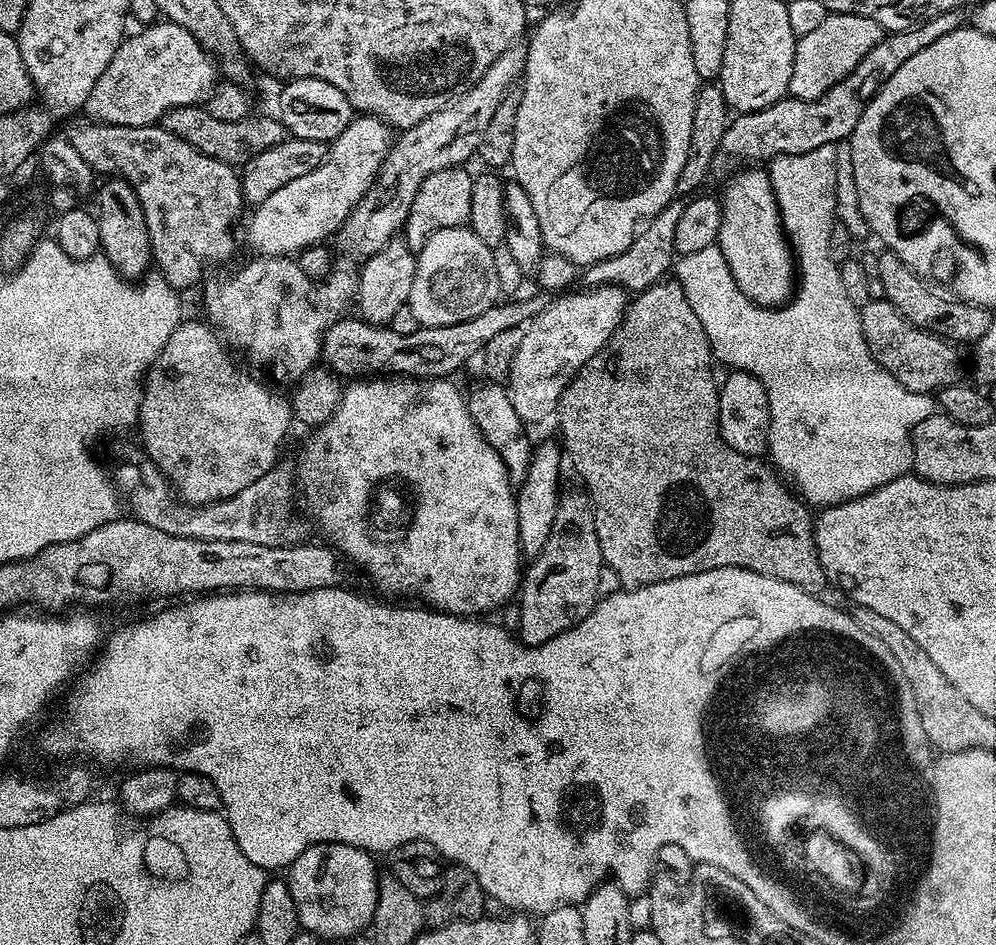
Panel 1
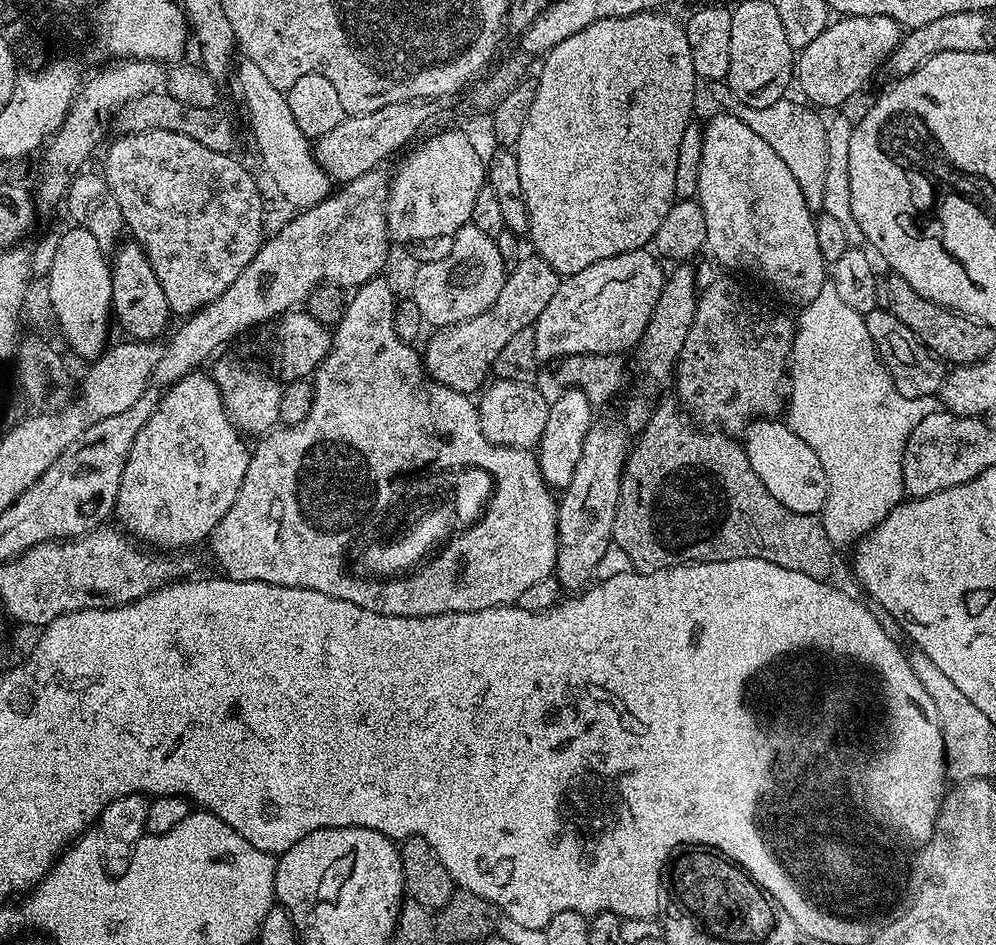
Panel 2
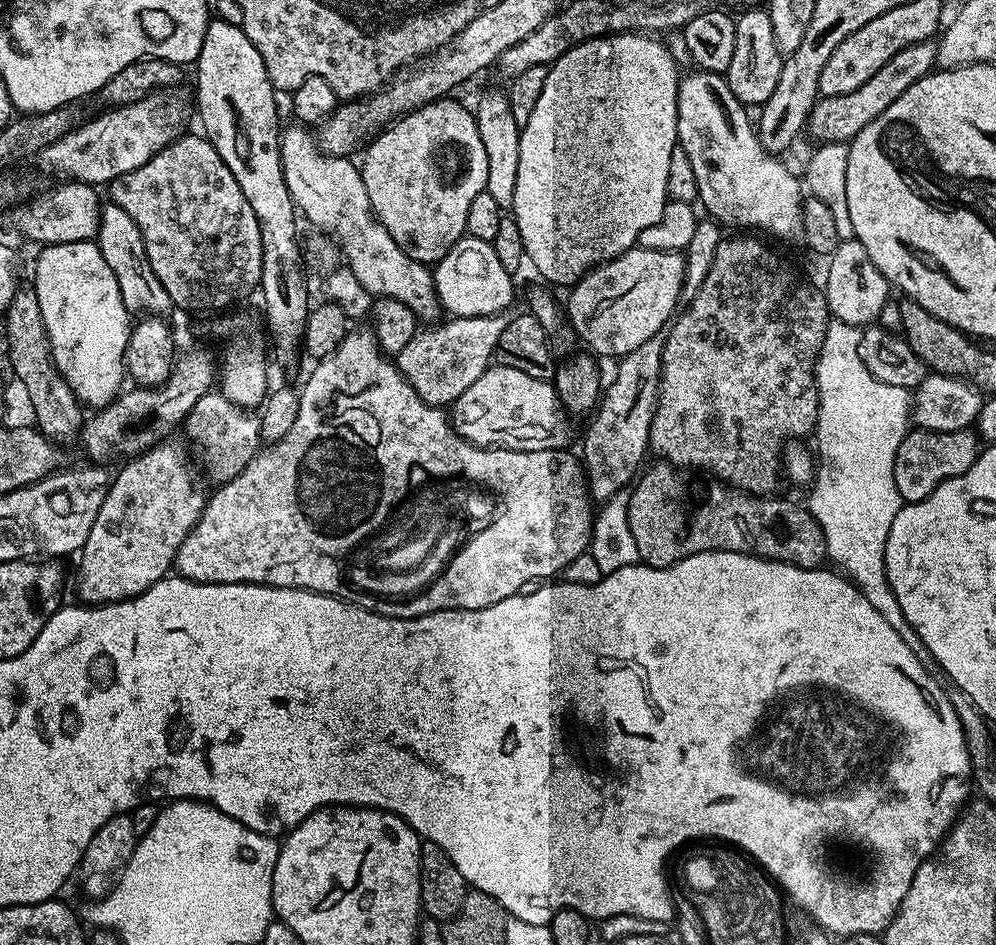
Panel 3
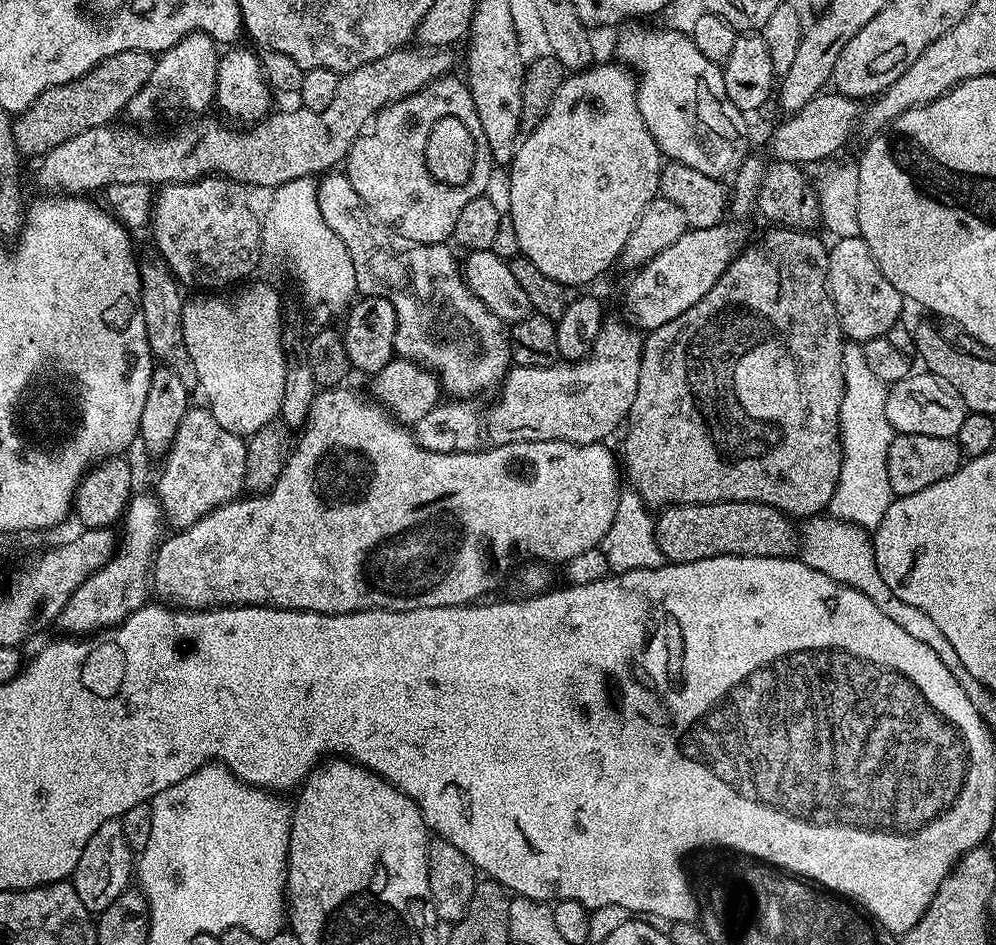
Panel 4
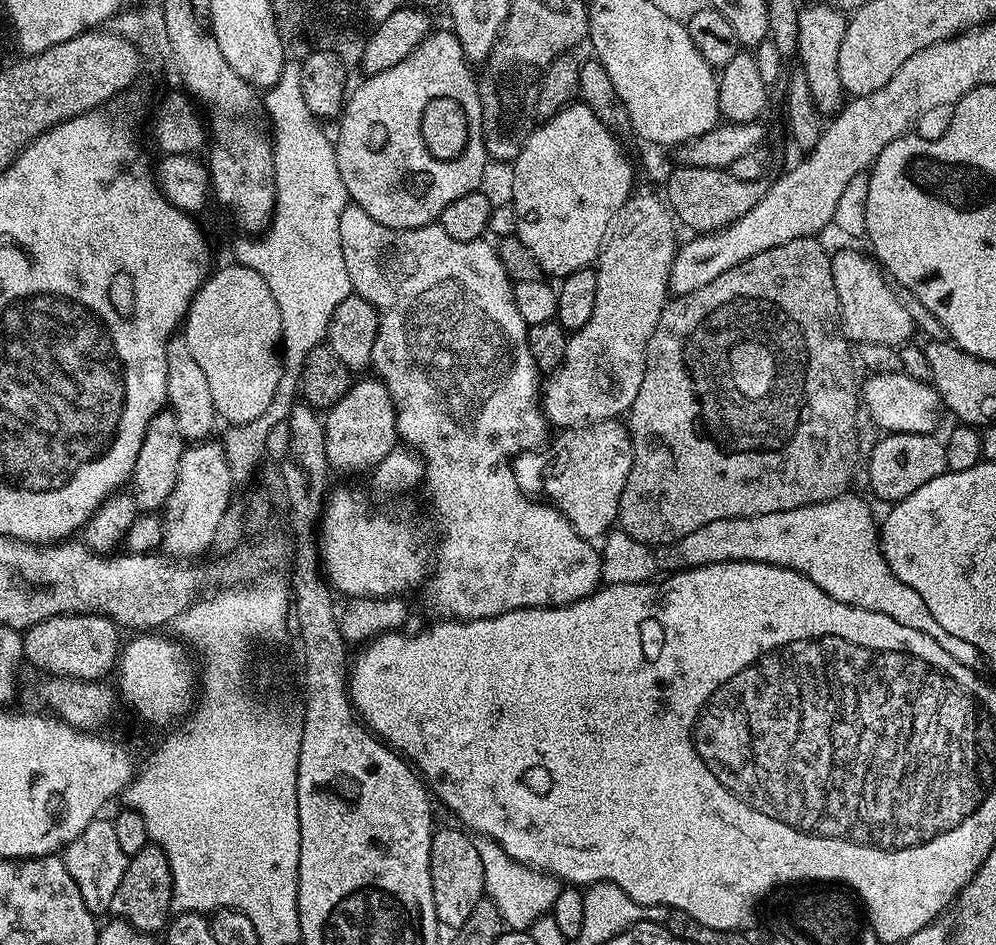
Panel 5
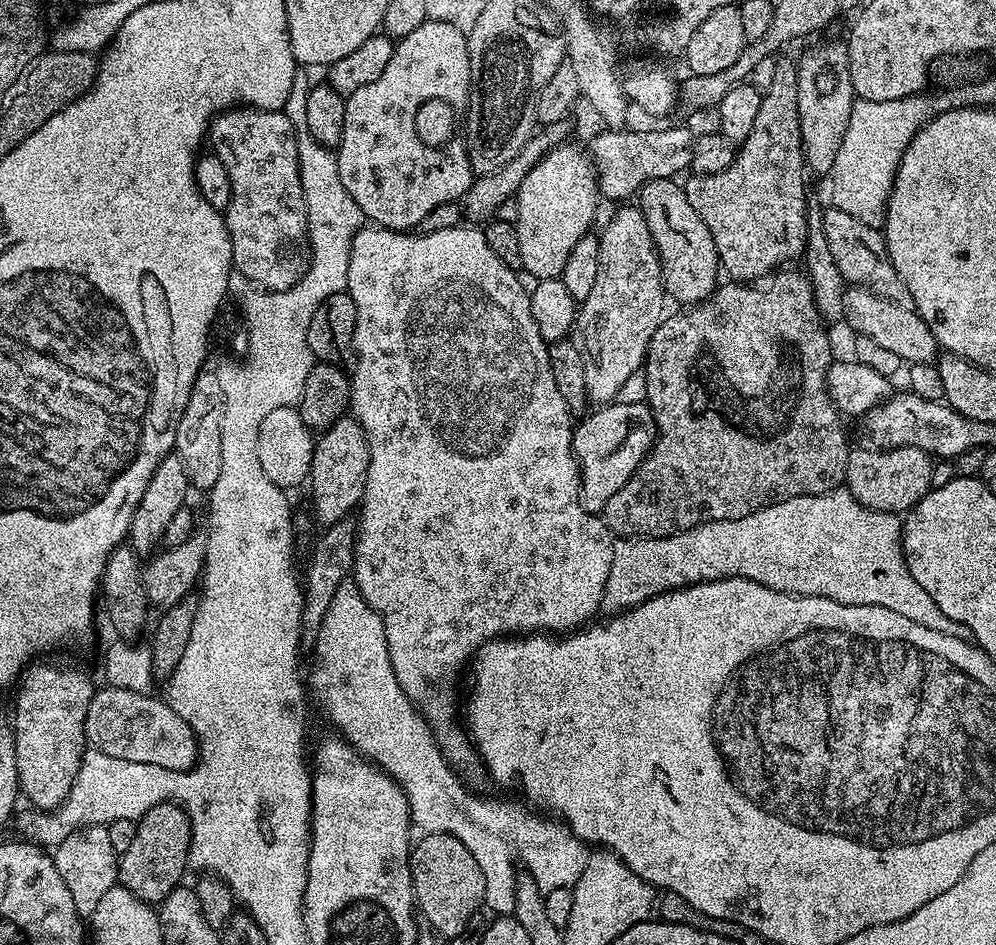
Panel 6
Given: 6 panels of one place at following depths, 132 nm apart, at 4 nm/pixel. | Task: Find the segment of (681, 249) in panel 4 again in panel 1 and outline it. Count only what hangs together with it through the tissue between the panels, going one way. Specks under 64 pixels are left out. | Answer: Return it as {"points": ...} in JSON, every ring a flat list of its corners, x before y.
{"points":[[615,284,576,291,565,291,557,295,560,297,553,304,552,301,545,303,542,311,528,321,522,346,518,346,518,354,514,354,506,391,525,425,536,424,559,409,560,396,566,386,583,364,604,351,630,304,629,293]]}

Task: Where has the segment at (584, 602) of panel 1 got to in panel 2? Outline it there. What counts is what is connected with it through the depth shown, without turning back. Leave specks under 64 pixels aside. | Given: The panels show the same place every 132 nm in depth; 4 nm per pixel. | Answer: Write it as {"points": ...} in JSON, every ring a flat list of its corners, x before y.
{"points":[[593,423,586,434,586,442,582,442,582,458,574,469,574,478,570,478,570,486,562,490,556,510,558,550,554,576,555,579,560,579,562,587,572,588,568,590,589,587,595,567,612,544,620,479,629,451,630,436,628,440,628,432,620,424]]}

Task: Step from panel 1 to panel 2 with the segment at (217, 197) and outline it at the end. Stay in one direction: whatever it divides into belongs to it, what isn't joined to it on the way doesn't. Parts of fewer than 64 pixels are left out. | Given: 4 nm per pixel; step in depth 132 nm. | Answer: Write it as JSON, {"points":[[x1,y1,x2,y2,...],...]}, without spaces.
{"points":[[146,130,142,134,117,135,115,139,112,145,111,143,107,145,108,157,105,158,104,169,102,169,104,180,109,184,110,191,118,201,119,209,122,210,125,229,130,233,131,239,142,246,146,258,150,258,150,266,154,266,154,274,158,274,158,283,162,285,162,290,166,294,166,302,177,317,187,317,217,300,232,285,234,278,238,278,238,274,242,274,242,270,250,266,254,254,258,254,260,245,266,239,264,200,260,197,260,188,256,185,255,178,235,160,237,158,235,155,209,150,207,146,202,146,202,142,194,142,194,138,186,138,186,134,170,134,170,130]]}

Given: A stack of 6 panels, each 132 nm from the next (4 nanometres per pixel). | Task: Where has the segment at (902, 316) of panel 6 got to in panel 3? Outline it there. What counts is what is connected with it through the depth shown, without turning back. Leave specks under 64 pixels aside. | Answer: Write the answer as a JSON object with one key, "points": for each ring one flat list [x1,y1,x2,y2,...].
{"points":[[855,238,841,240,838,250,827,261,828,277,822,283,824,297,828,299,829,313,835,319,857,326,871,326,880,319,882,306,890,298,890,285,887,278,870,262,870,254,866,254,866,246]]}

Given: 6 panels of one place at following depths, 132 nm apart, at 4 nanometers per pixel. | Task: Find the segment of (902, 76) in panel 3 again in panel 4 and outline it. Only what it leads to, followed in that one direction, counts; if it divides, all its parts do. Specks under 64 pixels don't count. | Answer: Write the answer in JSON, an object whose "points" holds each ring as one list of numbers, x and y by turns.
{"points":[[825,90,820,95,810,98,810,102,806,102,806,106,802,106,802,110,791,113,784,121,777,126,772,132,772,137,768,140,768,148,772,151,770,154,772,160,781,160,782,162,790,162,801,166,809,166,815,160,824,160,827,156,832,156,844,142,851,136,855,130,856,124,861,123,862,108,859,108,857,101,850,96,842,96,835,90]]}

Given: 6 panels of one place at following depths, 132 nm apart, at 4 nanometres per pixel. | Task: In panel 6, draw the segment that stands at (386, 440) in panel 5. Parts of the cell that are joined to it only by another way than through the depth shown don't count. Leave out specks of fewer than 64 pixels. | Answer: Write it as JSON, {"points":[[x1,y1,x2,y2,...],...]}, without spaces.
{"points":[[344,415,334,426,322,433,313,446,310,475,312,484,312,512,320,526,347,520,357,511,364,497,366,470,370,466,370,450,362,426,351,415]]}

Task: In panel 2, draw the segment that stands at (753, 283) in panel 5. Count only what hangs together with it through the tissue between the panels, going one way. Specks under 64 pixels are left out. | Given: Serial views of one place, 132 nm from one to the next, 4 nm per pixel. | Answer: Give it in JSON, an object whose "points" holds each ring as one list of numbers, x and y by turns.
{"points":[[724,274,721,280,720,277,713,279,696,301,694,322,690,326,690,334,686,334,680,359,676,361,674,385,682,408,684,403,683,411,693,421,721,432,740,434,753,418,772,418,779,408,781,411,782,389,786,384,786,369,790,364,796,324,793,317,791,320,780,312,767,312,754,297,748,296,747,290,738,281,728,276,731,275]]}

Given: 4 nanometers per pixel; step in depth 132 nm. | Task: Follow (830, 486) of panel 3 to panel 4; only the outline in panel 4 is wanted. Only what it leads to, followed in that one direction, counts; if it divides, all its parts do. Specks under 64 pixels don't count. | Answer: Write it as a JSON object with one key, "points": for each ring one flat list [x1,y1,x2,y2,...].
{"points":[[845,343,840,365,844,375,840,411,842,468,838,474,834,498,830,498,827,511,837,520,844,520,847,524,875,526,882,522,894,499,890,478,886,474,886,454,890,450,894,435,890,418,886,418,888,388,866,366,863,343]]}

